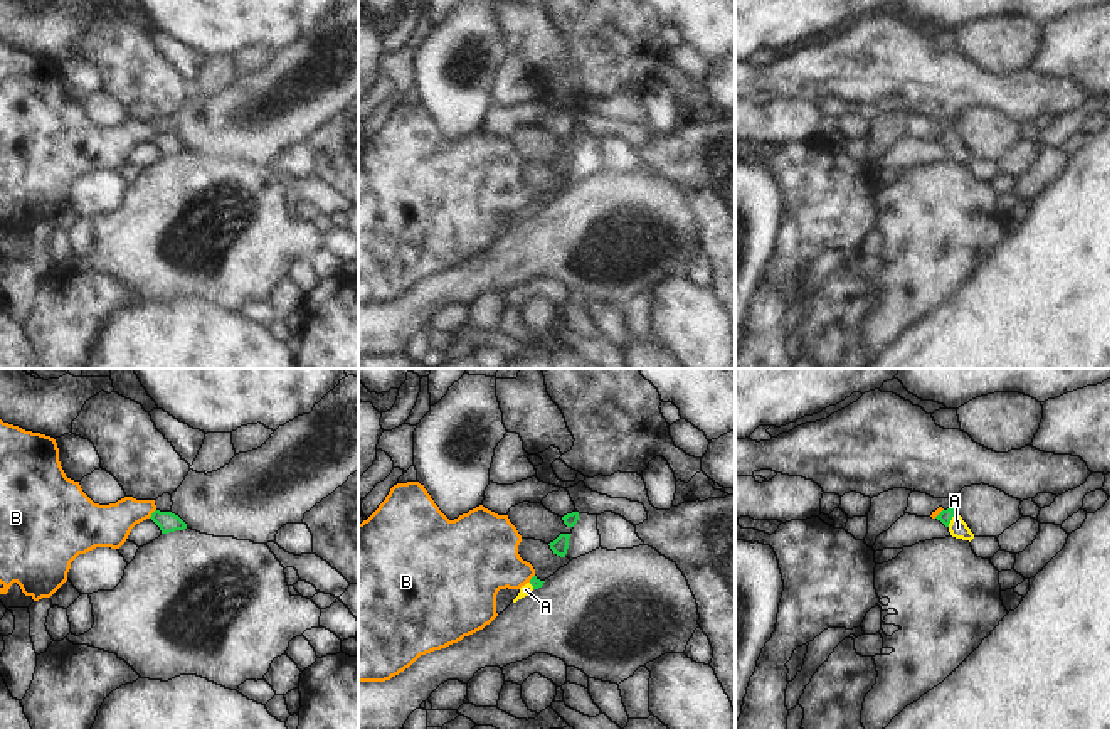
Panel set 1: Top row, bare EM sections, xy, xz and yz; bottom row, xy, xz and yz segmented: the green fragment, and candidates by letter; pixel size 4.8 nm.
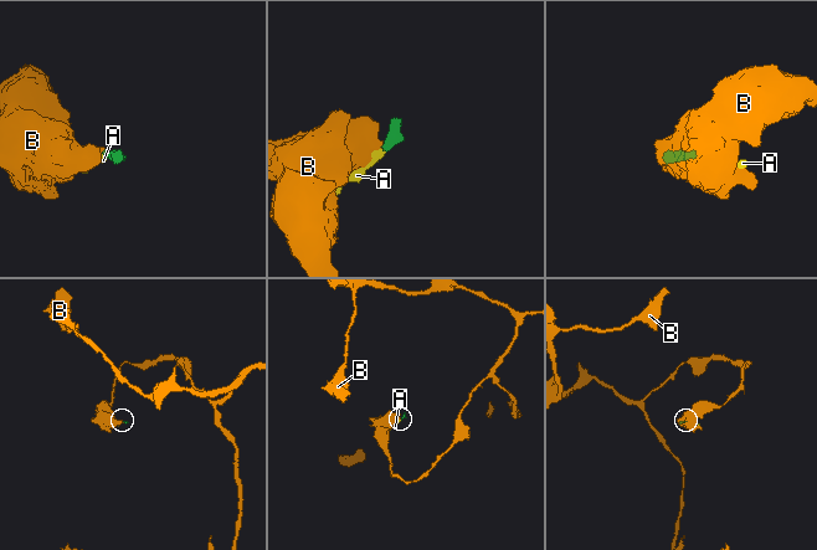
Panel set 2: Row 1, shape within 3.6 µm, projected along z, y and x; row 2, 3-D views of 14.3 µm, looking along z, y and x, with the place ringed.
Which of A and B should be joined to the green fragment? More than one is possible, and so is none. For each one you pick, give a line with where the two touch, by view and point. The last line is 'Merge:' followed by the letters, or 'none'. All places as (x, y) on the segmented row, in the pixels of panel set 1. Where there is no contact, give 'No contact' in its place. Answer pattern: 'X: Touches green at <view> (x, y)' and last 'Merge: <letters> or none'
A: Touches green at yz (951, 517)
Merge: A.

